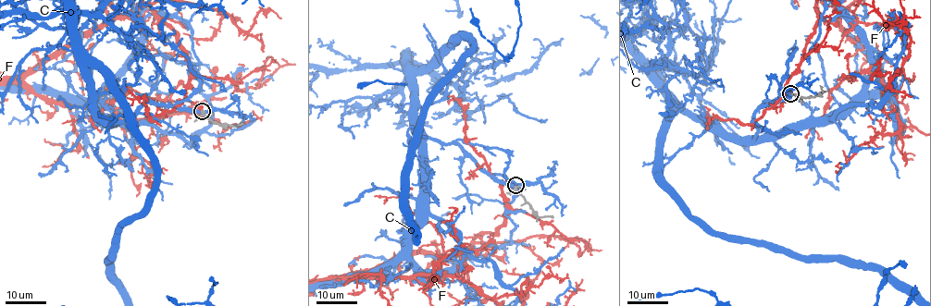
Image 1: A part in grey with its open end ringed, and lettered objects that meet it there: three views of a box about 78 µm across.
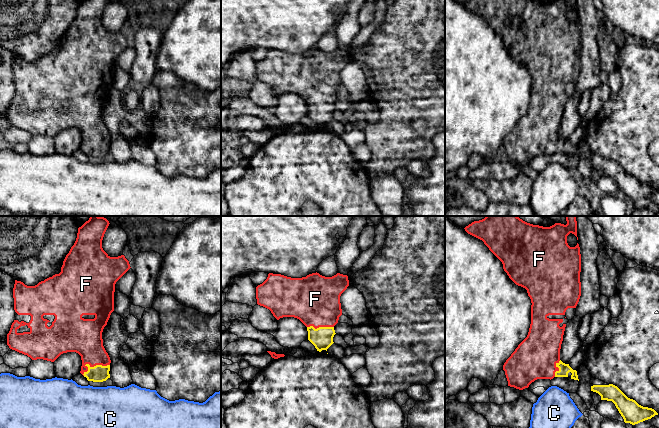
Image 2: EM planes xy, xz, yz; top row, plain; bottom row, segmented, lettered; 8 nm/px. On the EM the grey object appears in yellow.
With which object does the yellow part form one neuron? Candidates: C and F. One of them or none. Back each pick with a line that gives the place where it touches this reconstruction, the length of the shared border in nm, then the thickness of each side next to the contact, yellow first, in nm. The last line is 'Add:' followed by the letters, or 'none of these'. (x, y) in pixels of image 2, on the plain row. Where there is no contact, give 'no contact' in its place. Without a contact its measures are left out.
F: xy (94, 142) | 240 nm | 140/280 nm
Add: F

